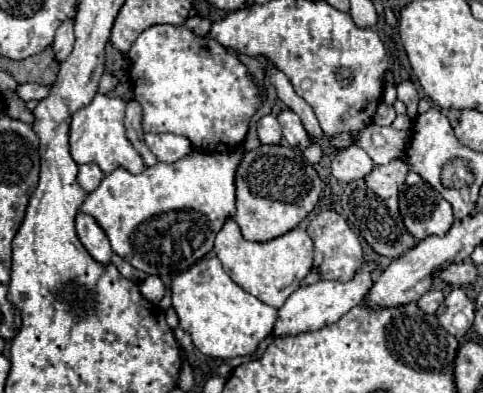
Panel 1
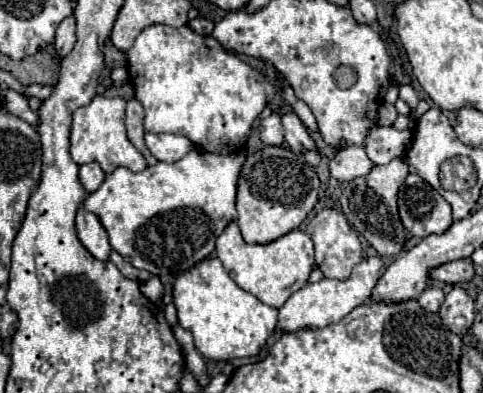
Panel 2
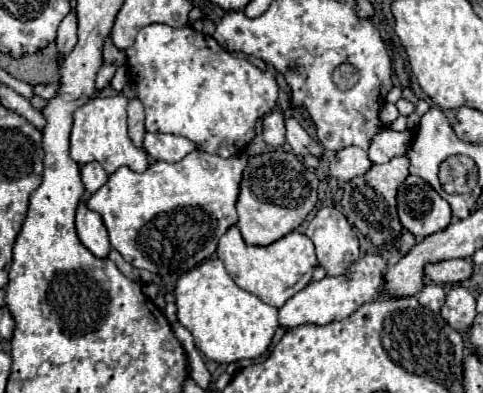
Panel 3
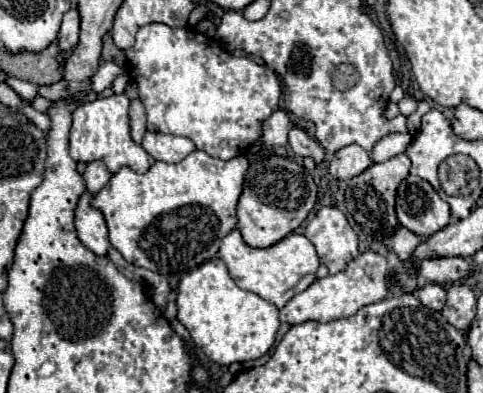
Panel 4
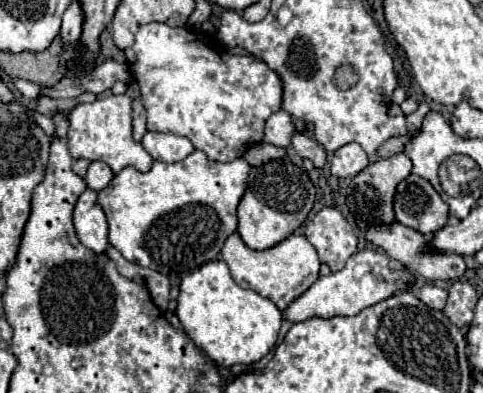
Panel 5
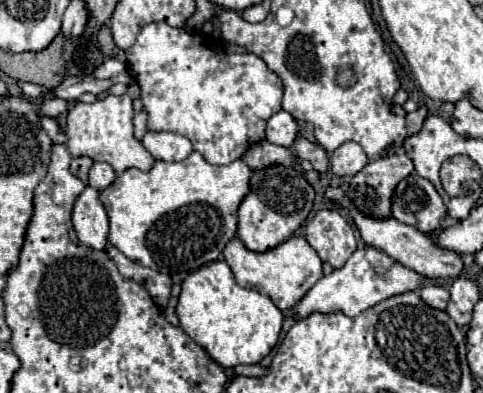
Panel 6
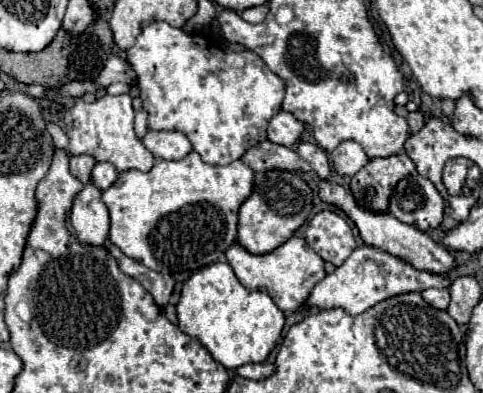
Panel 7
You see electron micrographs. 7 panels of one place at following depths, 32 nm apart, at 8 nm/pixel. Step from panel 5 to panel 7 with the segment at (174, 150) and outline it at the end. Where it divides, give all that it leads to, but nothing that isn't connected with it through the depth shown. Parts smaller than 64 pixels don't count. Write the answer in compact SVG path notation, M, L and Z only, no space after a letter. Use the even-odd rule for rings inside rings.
M148 130L146 136L142 138L142 142L154 154L154 158L180 160L188 152L192 152L190 140L182 132L176 132L176 130L166 130L166 132Z

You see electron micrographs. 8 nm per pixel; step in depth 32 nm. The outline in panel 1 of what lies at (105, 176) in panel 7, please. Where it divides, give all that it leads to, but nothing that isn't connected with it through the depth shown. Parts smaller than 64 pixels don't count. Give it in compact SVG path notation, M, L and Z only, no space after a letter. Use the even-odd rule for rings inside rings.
M84 164L84 166L80 166L78 182L80 182L80 186L86 192L94 192L98 188L98 184L102 182L102 178L104 178L104 172L100 172L98 164Z

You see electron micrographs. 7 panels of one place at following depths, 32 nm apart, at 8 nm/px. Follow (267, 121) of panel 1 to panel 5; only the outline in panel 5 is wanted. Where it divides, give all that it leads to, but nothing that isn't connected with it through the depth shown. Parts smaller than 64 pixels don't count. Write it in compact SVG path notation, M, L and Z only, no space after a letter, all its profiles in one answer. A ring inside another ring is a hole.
M278 110L266 120L264 142L280 146L280 148L288 148L294 132L296 132L296 126L294 126L290 114L284 110Z

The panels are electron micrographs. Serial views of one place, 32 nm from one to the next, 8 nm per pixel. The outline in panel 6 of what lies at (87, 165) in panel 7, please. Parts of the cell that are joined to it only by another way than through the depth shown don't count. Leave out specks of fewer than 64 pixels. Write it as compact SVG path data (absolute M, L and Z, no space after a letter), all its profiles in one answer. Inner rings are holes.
M88 156L72 158L70 172L72 172L74 176L78 176L82 182L86 182L86 180L88 180L88 172L90 172L90 168L92 168L92 164L94 164L94 160L92 160L92 158L88 158Z

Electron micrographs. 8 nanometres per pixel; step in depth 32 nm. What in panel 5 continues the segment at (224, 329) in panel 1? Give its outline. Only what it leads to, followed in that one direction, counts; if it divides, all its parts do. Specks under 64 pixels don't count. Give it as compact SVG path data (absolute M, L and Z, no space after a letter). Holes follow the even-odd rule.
M212 260L182 280L176 316L194 344L204 350L210 360L226 368L234 364L248 366L266 356L274 348L282 324L282 312L276 304L254 290L240 288L232 280L224 260Z

